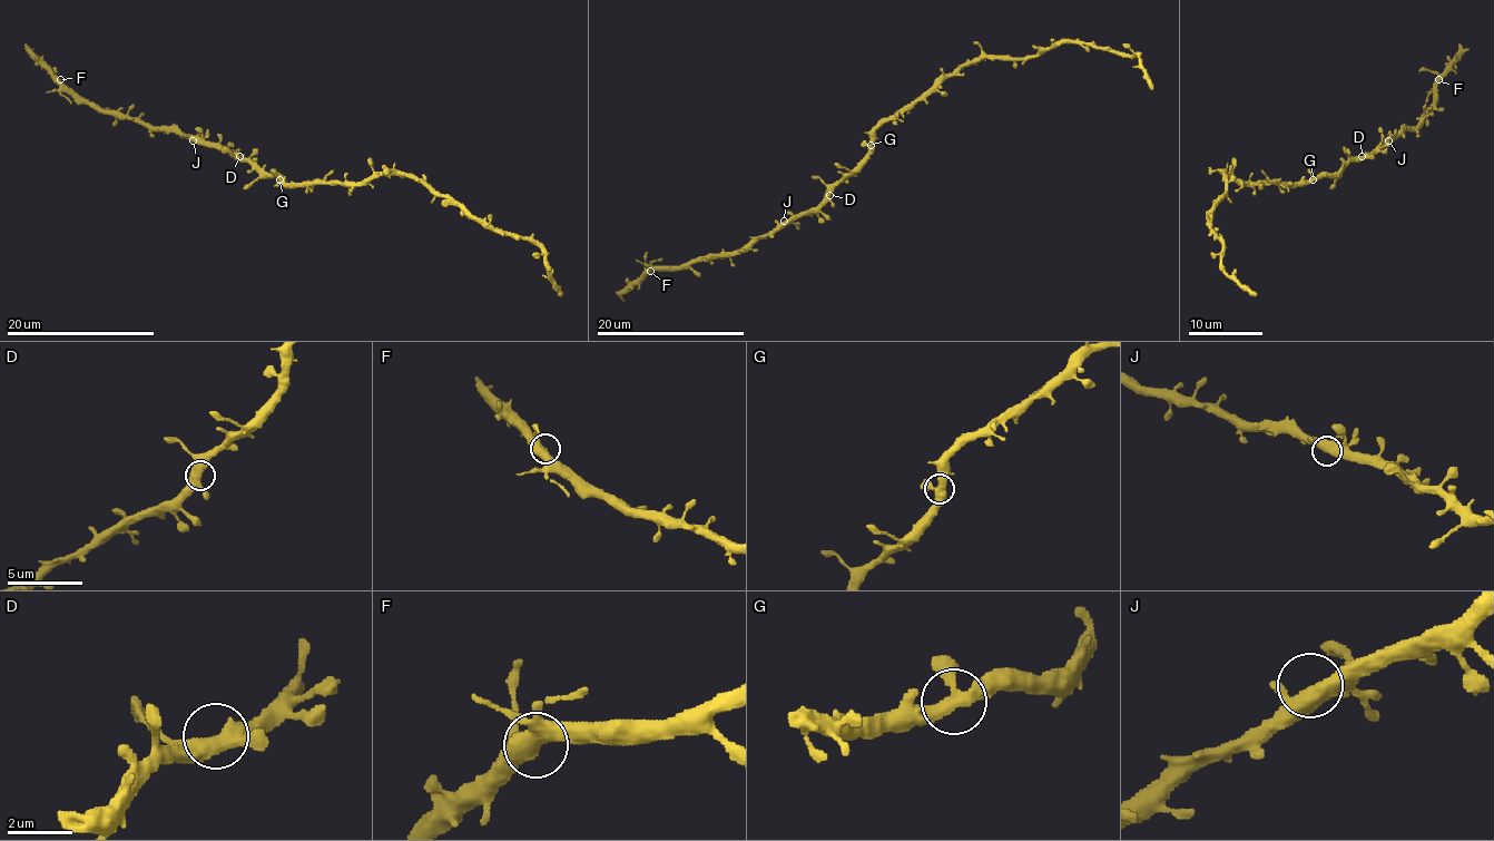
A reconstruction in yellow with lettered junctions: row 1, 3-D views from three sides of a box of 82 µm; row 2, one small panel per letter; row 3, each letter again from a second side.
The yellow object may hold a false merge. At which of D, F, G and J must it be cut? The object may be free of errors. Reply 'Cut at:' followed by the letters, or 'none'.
Cut at: none

